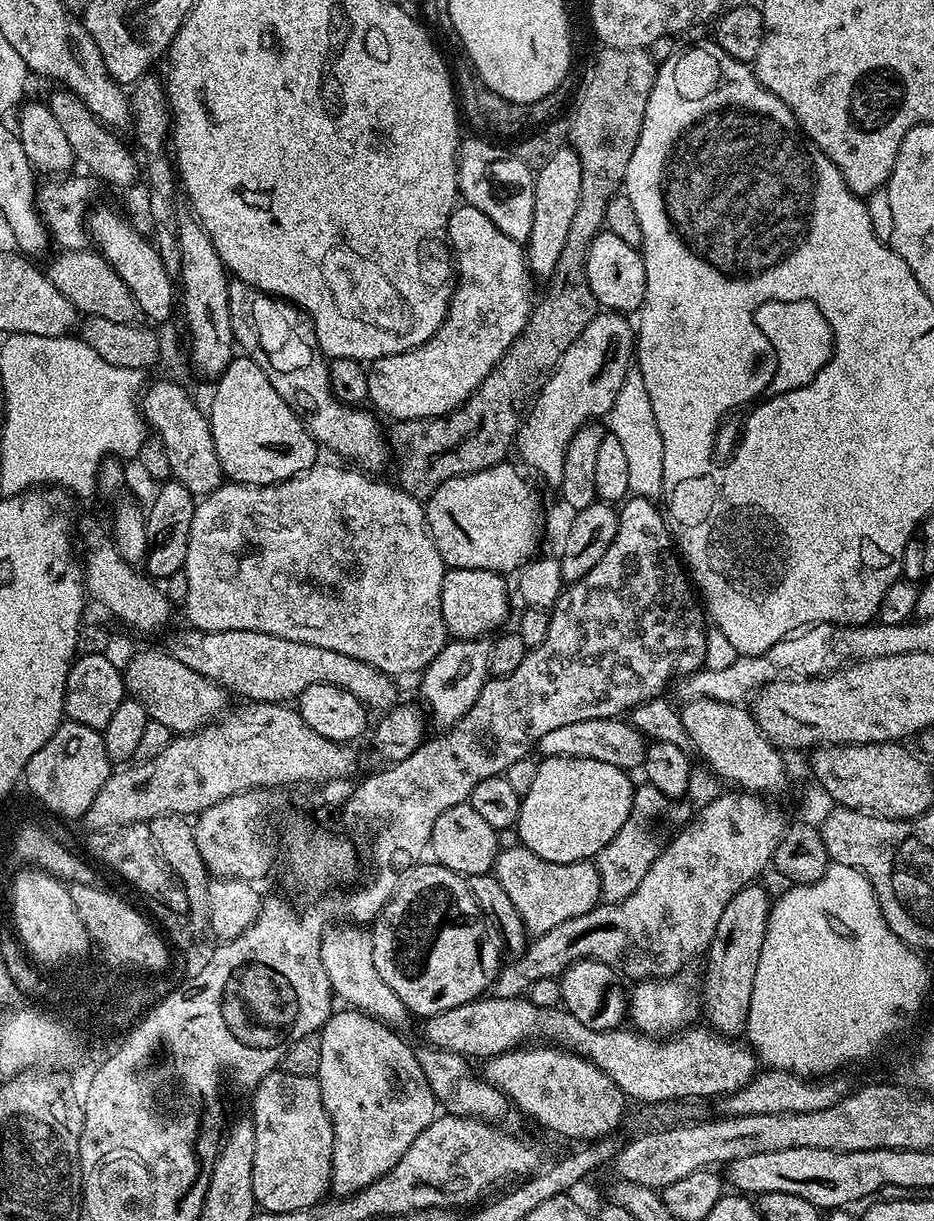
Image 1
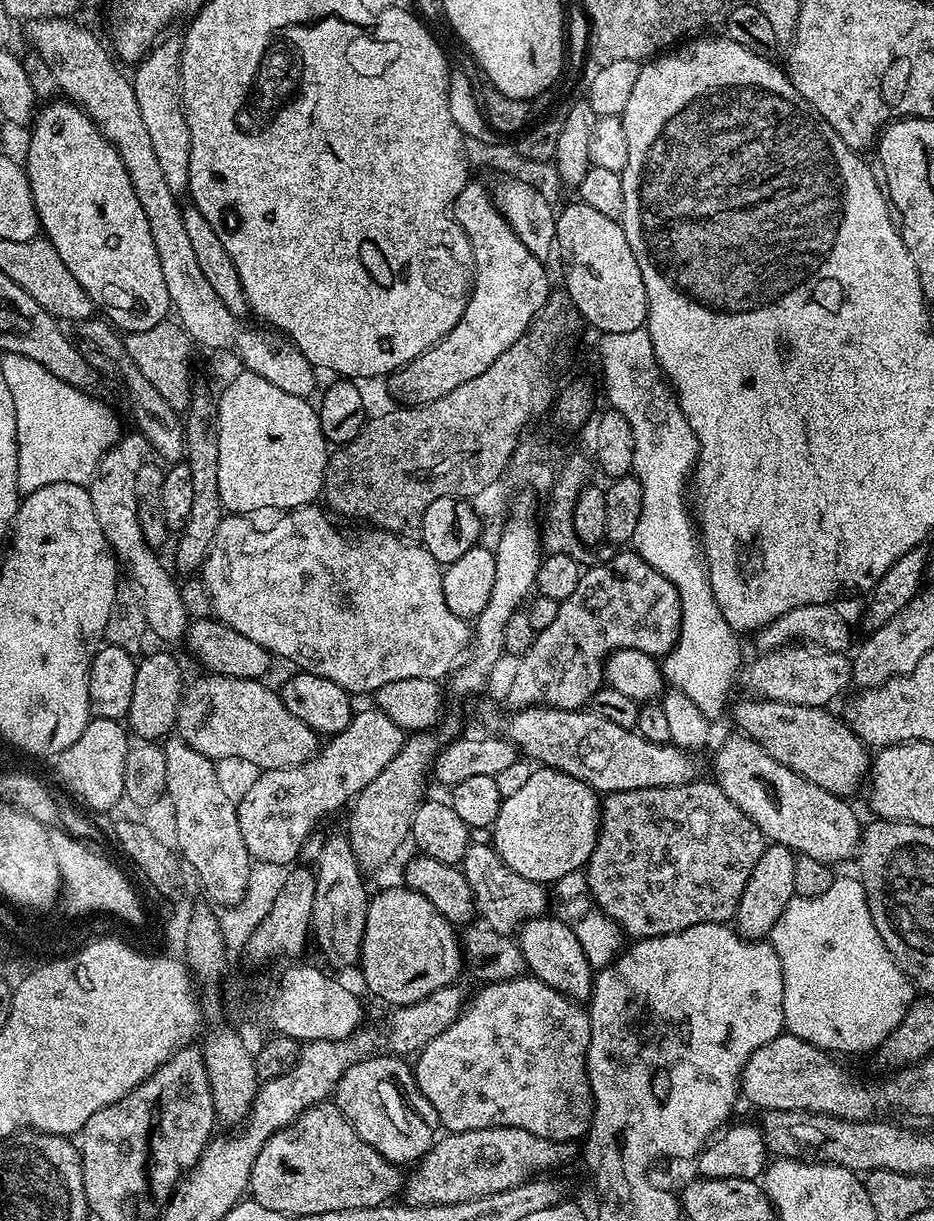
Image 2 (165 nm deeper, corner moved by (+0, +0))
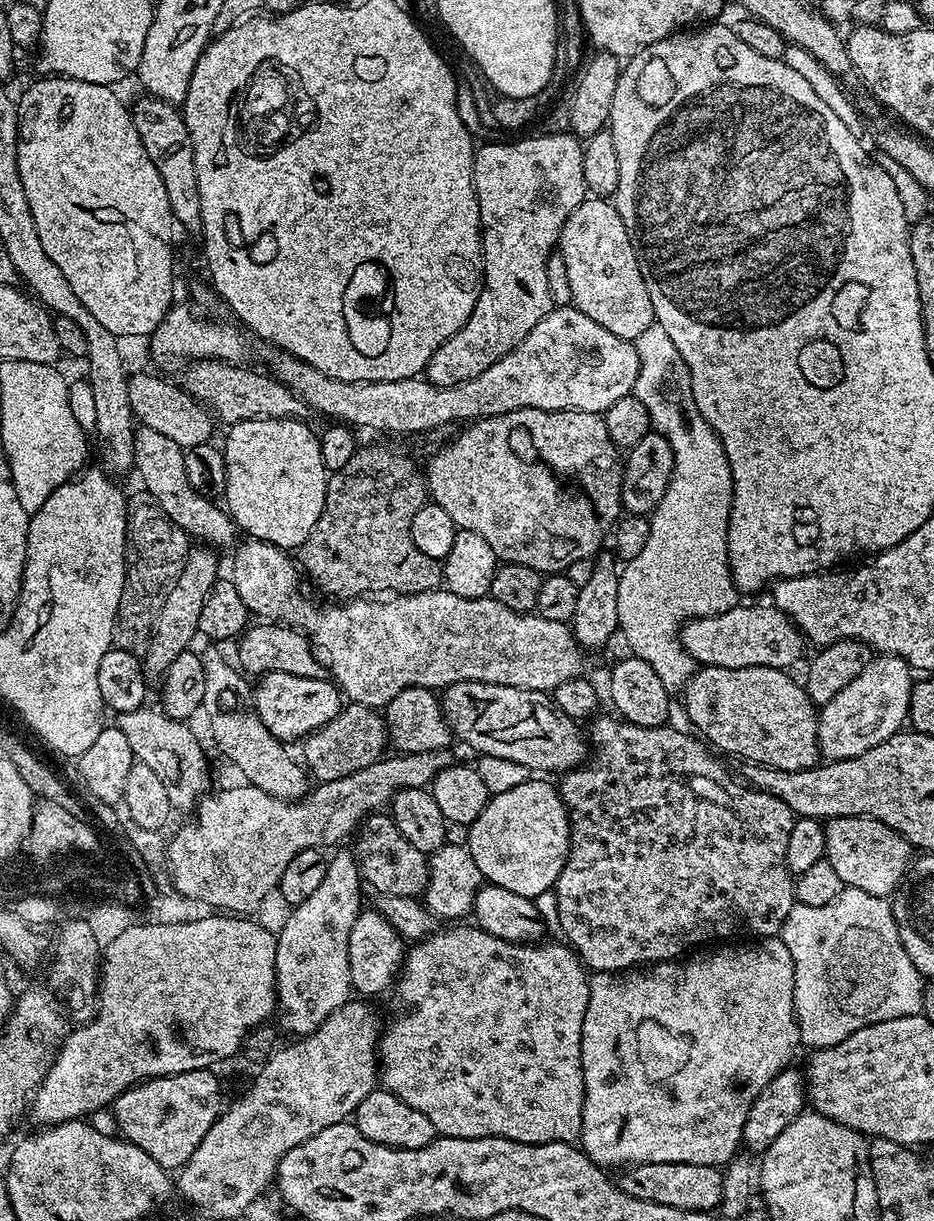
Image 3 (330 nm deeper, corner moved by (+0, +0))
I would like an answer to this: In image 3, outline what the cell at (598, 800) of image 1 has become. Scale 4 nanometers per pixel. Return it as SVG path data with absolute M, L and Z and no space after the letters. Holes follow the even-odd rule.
M529 778L526 782L522 782L522 786L506 790L506 794L492 796L482 814L478 814L476 821L467 829L466 847L474 858L474 866L478 866L487 883L502 890L510 890L510 894L535 898L543 892L553 891L558 874L562 874L562 866L568 857L570 846L568 812L564 809L557 785L547 784L544 780L547 779Z

